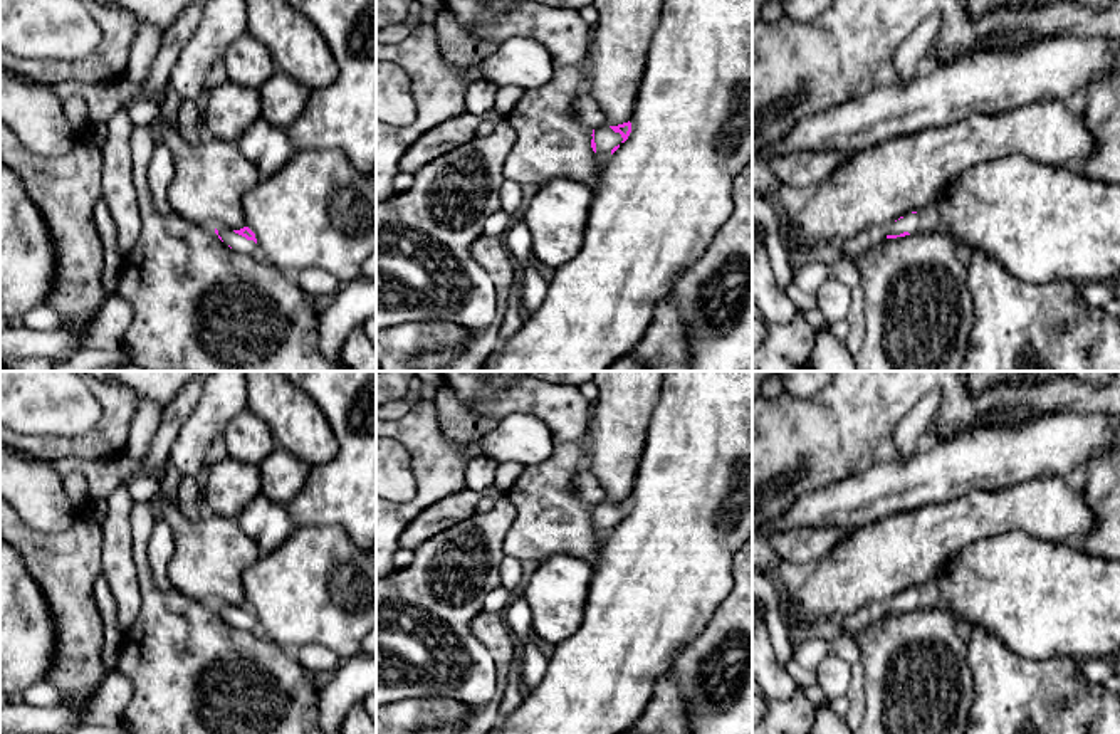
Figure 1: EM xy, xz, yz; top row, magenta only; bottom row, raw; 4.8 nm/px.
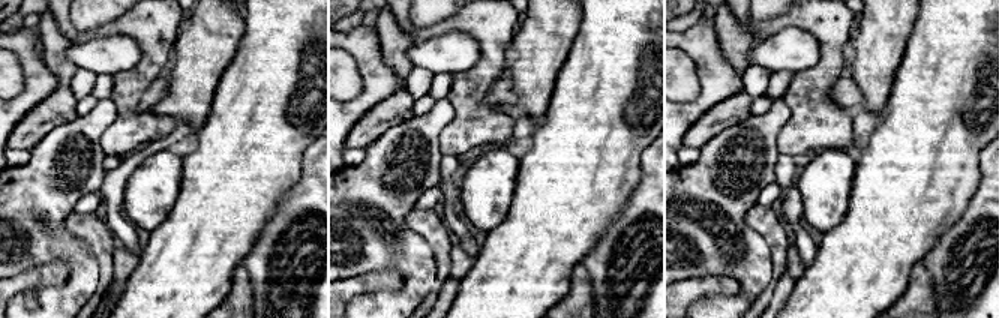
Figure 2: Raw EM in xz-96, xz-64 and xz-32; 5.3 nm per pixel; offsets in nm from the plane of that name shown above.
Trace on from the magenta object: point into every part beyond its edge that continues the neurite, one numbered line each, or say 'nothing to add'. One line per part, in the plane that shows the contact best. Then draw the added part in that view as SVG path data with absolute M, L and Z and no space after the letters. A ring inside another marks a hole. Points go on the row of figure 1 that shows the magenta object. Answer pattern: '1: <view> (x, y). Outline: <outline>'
1: xz (605, 138). Outline: M610 126L594 129L596 156L599 161L606 161L611 156L611 149L621 144L623 138L615 133Z

